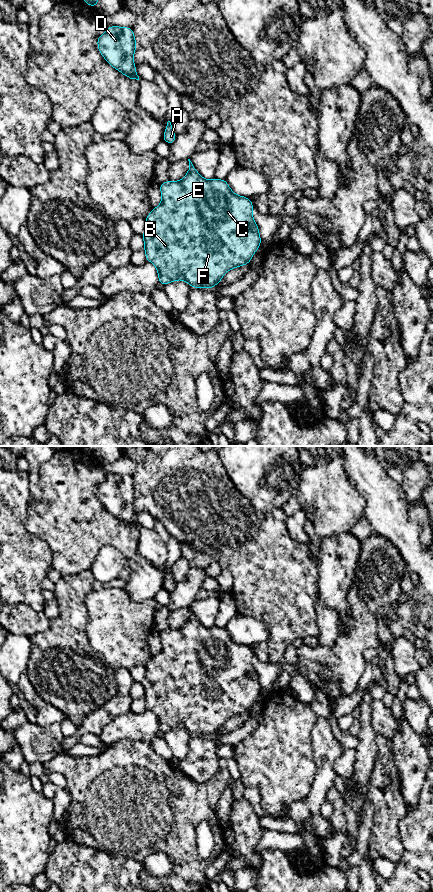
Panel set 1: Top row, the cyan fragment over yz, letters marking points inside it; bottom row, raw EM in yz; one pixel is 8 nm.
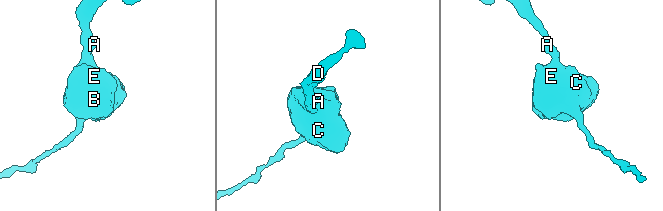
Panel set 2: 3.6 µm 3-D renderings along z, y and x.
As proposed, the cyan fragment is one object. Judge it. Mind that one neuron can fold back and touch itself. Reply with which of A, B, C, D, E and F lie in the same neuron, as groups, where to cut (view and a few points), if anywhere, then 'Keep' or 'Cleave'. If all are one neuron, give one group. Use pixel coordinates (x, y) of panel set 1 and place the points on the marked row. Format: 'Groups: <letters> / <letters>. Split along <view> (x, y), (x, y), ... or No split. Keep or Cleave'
Groups: A B C D E F. No split. Keep

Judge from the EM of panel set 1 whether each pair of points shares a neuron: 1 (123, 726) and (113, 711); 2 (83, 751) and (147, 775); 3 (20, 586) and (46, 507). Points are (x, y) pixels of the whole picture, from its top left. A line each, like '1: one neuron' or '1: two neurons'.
1: two neurons
2: two neurons
3: two neurons

